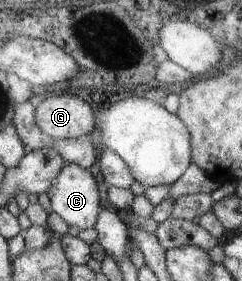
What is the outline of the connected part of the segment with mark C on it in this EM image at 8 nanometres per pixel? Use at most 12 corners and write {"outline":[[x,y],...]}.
{"outline":[[65,164],[45,192],[66,225],[94,227],[101,207],[89,169]]}

